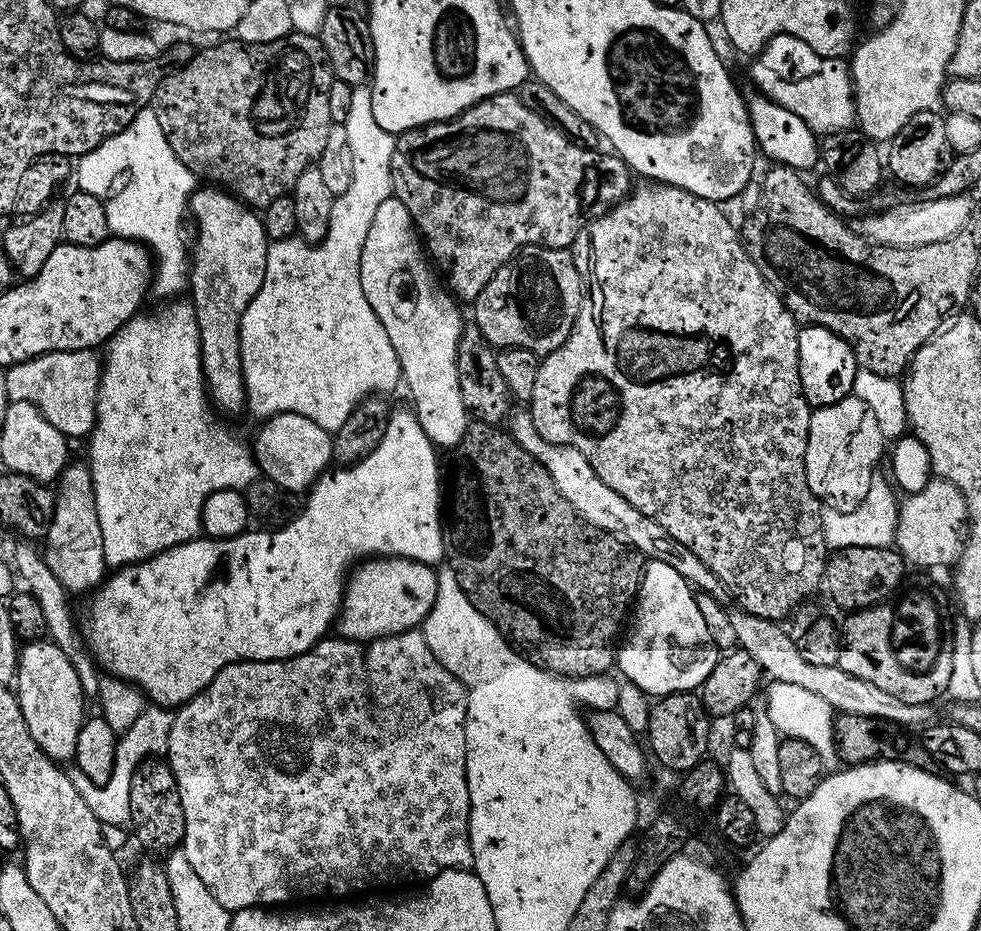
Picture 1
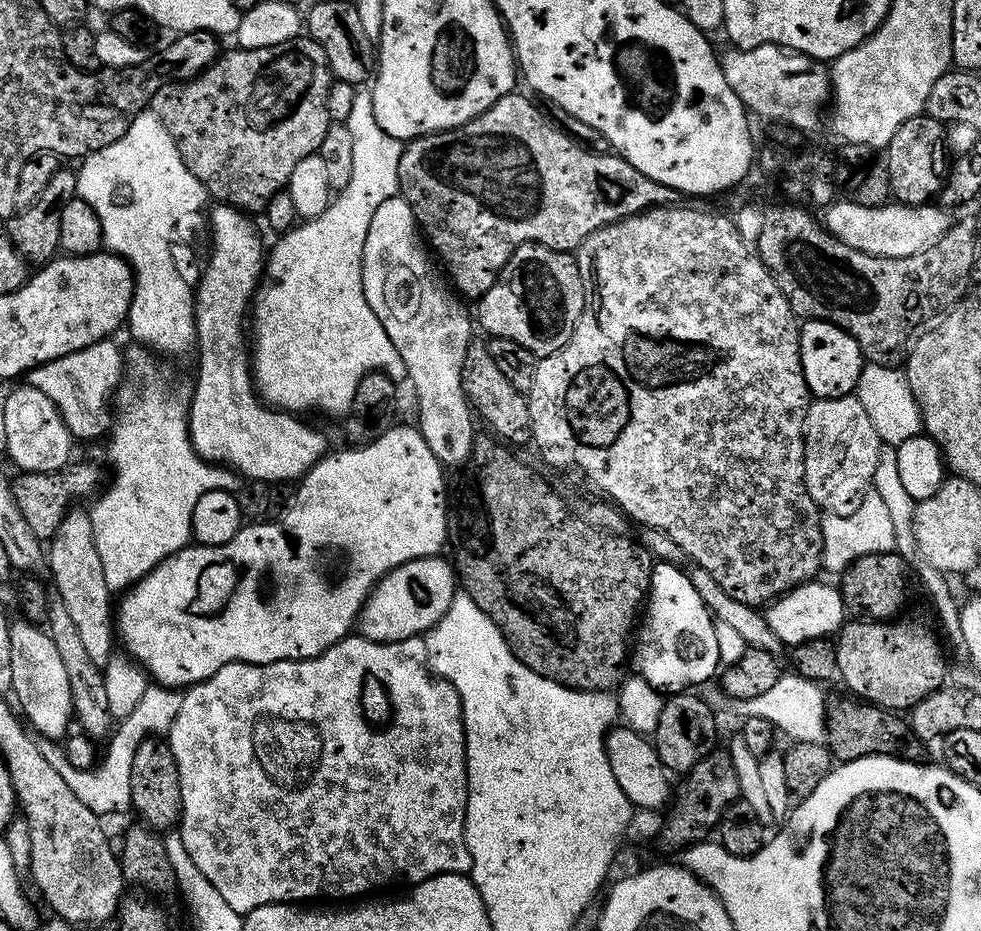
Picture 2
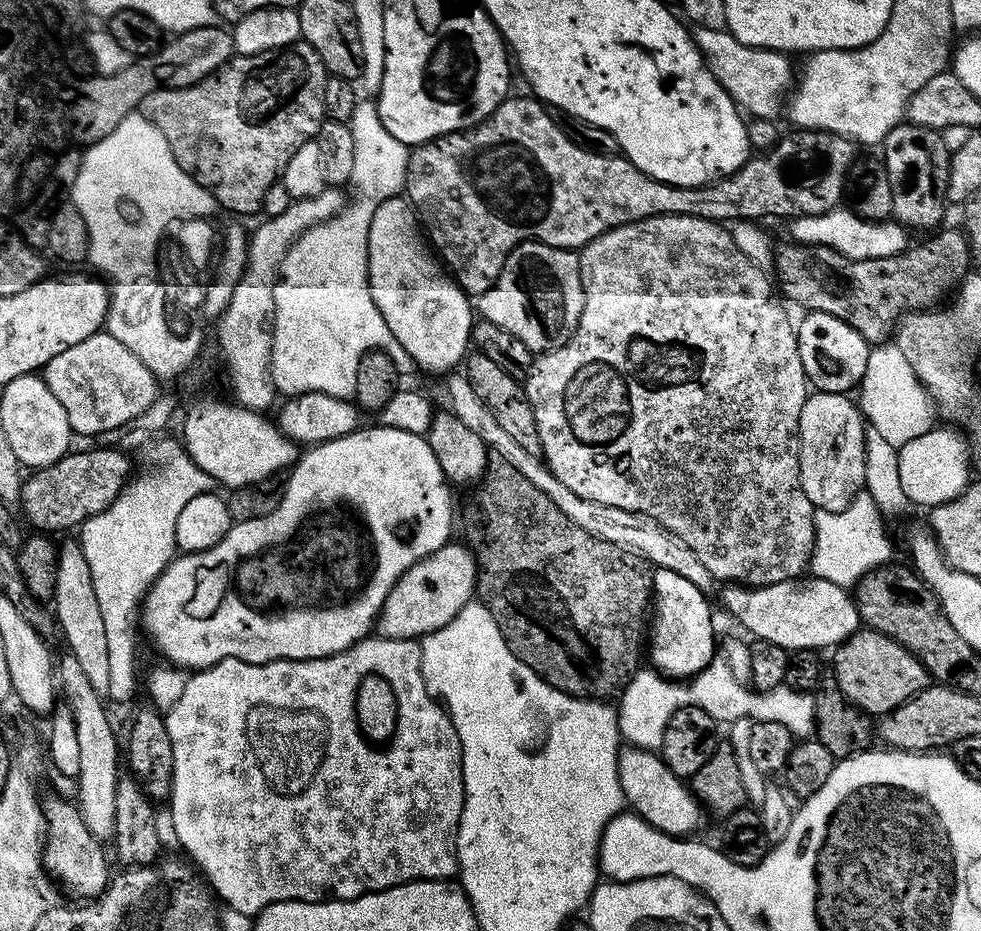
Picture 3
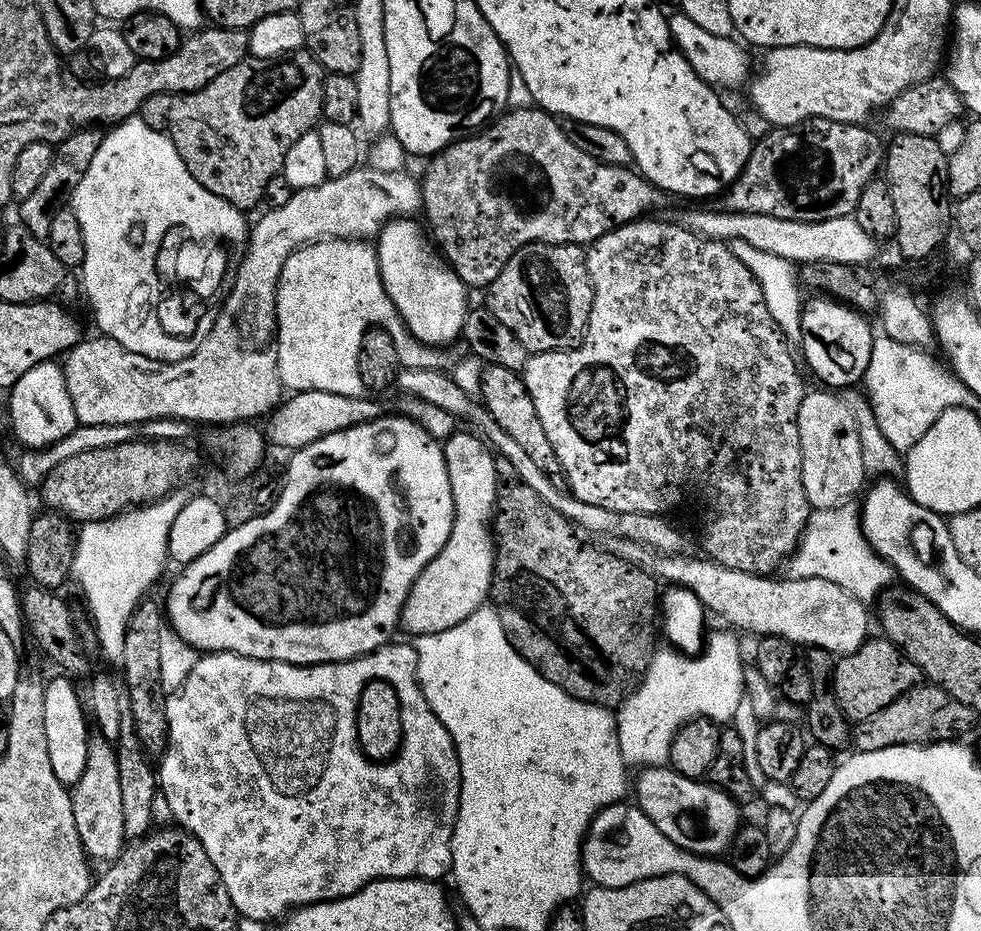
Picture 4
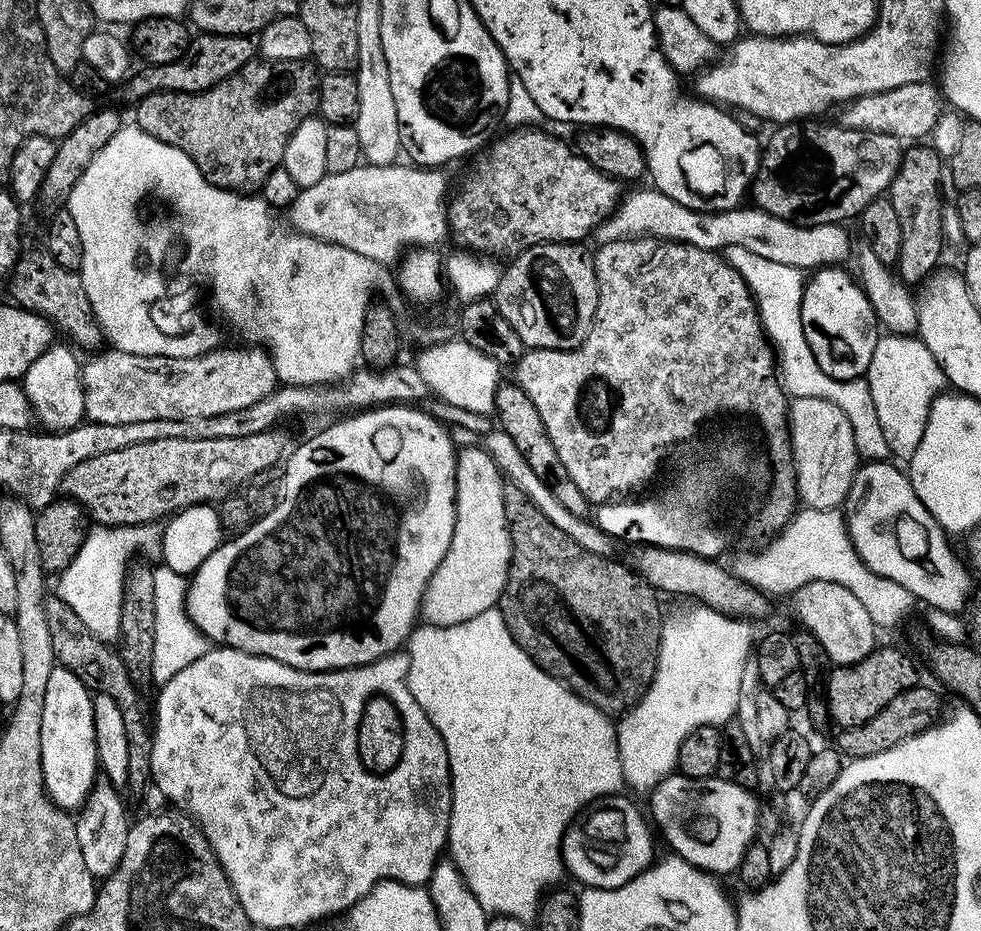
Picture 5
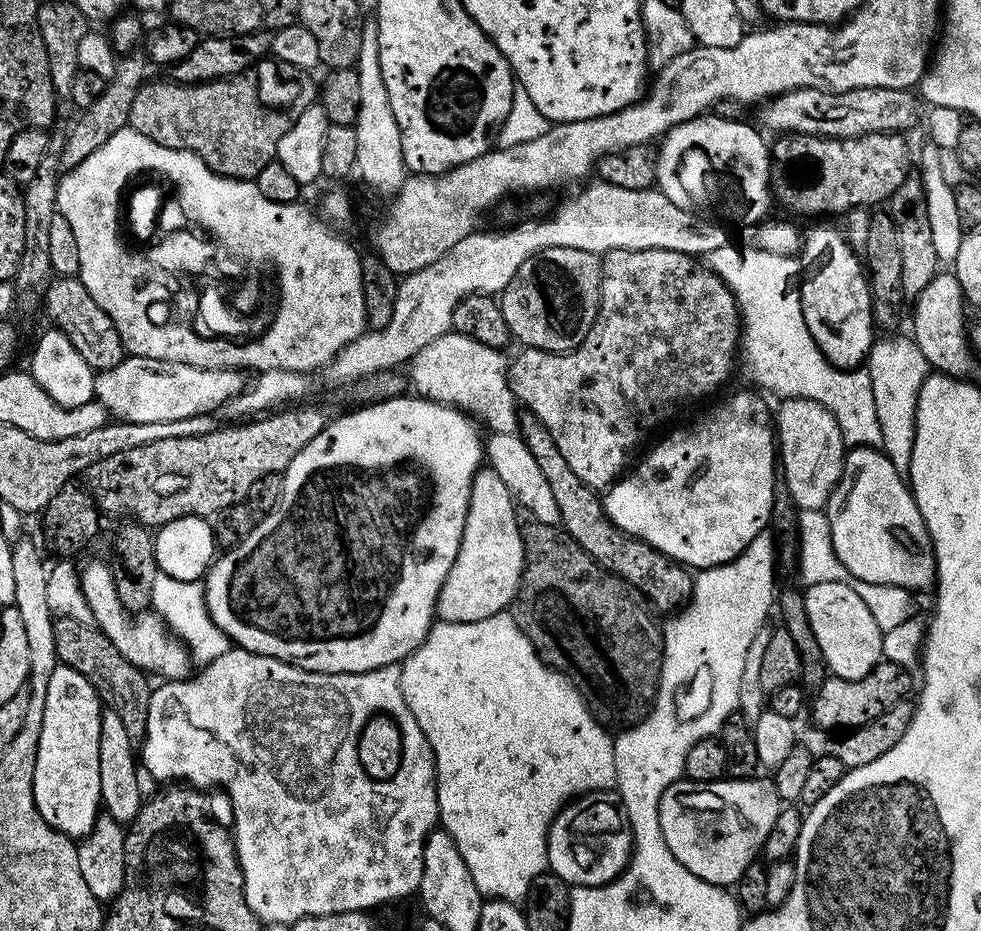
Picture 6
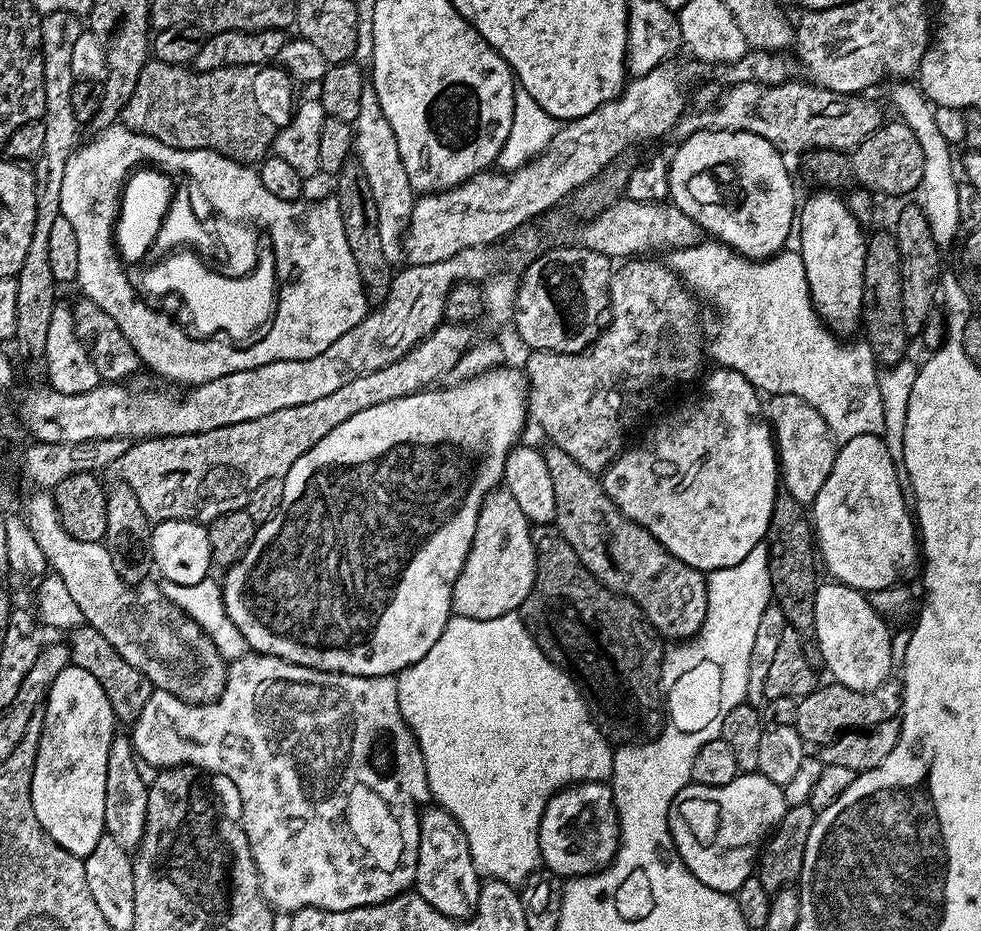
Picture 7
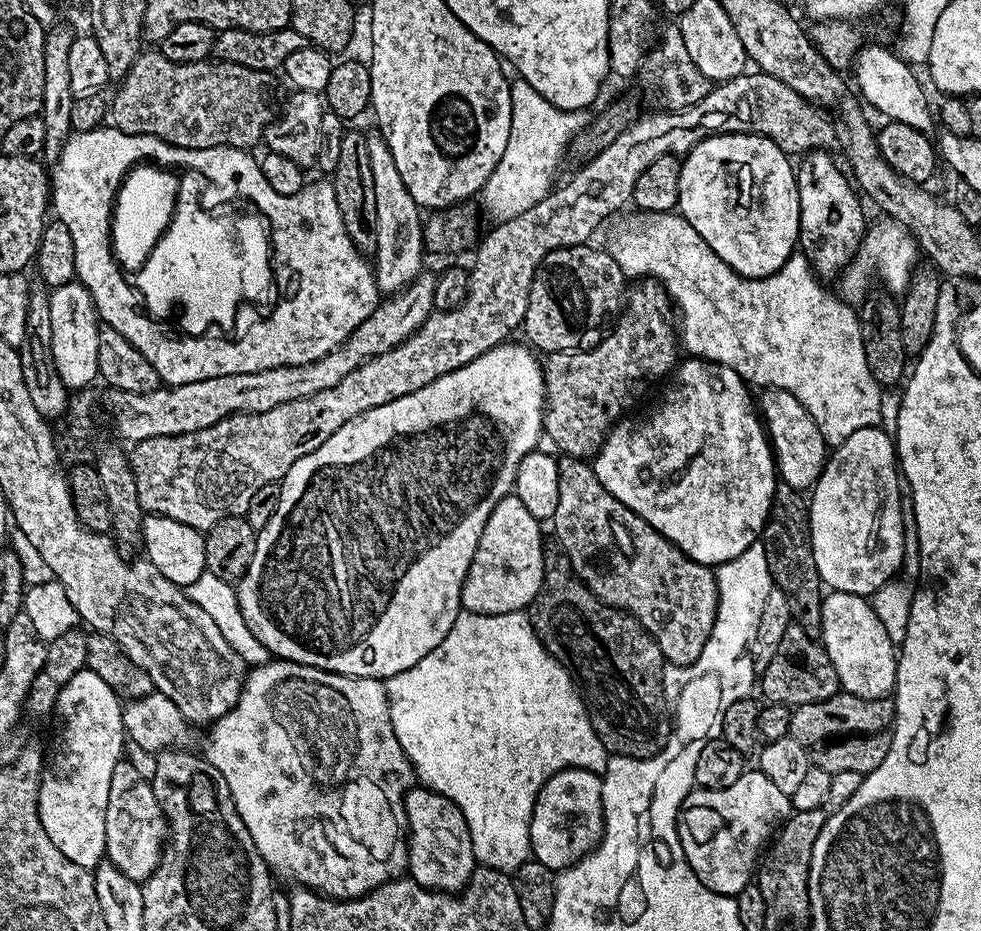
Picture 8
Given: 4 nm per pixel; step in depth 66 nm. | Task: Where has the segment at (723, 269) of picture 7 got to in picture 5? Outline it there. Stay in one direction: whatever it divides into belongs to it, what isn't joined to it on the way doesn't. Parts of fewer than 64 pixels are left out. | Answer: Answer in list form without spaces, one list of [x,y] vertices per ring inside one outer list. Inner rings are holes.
[[[742,246],[725,248],[722,255],[752,291],[756,307],[760,309],[760,322],[764,325],[764,334],[778,353],[778,375],[784,391],[792,398],[798,396],[826,398],[826,402],[834,402],[834,406],[838,406],[838,410],[842,410],[842,414],[850,418],[857,457],[864,462],[888,460],[892,452],[886,444],[885,435],[882,434],[881,423],[878,422],[867,381],[864,378],[858,380],[830,378],[830,374],[826,374],[822,366],[818,366],[818,358],[814,358],[814,350],[810,350],[810,342],[806,342],[800,317],[800,300],[804,296],[806,283],[805,273],[794,266],[782,266],[782,262],[770,262],[770,258],[750,254],[750,250],[742,250]]]

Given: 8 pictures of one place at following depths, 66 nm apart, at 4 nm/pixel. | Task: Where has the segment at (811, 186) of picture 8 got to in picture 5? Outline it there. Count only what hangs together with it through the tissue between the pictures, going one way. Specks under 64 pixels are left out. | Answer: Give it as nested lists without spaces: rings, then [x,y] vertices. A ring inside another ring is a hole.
[[[821,266],[807,277],[804,296],[800,300],[800,317],[806,342],[810,342],[814,358],[818,358],[818,366],[822,366],[822,370],[835,380],[858,380],[865,375],[870,366],[874,348],[882,335],[882,325],[876,319],[868,296],[854,279],[853,273],[843,272],[842,269],[840,266]]]

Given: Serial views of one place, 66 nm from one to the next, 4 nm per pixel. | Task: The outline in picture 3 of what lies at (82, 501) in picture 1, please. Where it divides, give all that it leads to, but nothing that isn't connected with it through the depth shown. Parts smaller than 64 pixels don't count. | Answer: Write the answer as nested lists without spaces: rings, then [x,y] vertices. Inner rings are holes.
[[[75,543],[59,549],[56,558],[56,589],[52,595],[54,615],[59,631],[64,632],[70,654],[78,658],[82,670],[89,681],[98,690],[98,694],[107,697],[110,690],[110,661],[106,636],[106,625],[102,622],[102,610],[98,608],[98,594],[94,594],[94,582],[90,576],[90,566],[84,552]]]

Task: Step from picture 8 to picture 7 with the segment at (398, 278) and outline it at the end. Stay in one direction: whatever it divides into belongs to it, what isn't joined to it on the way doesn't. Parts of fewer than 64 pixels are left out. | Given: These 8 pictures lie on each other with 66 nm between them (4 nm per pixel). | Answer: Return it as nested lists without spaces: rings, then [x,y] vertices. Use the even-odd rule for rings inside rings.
[[[365,86],[362,90],[361,110],[354,123],[354,156],[360,161],[362,170],[366,170],[366,179],[370,182],[370,191],[378,206],[378,229],[386,258],[396,262],[402,256],[402,241],[412,216],[414,193],[410,178],[406,178],[406,166],[402,166],[400,161],[394,130],[390,130],[390,122],[386,122],[386,114],[382,114],[382,106],[371,86]]]

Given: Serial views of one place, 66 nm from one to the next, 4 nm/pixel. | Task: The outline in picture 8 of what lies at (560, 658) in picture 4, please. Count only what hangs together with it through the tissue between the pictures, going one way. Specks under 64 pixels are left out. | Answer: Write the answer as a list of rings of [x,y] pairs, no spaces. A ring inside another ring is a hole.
[[[559,550],[545,551],[544,581],[526,611],[534,634],[543,642],[545,650],[571,672],[572,683],[584,699],[590,722],[609,754],[645,760],[662,751],[672,737],[674,720],[670,715],[670,700],[664,697],[666,661],[651,634],[630,613],[601,602],[579,580],[567,556]]]

